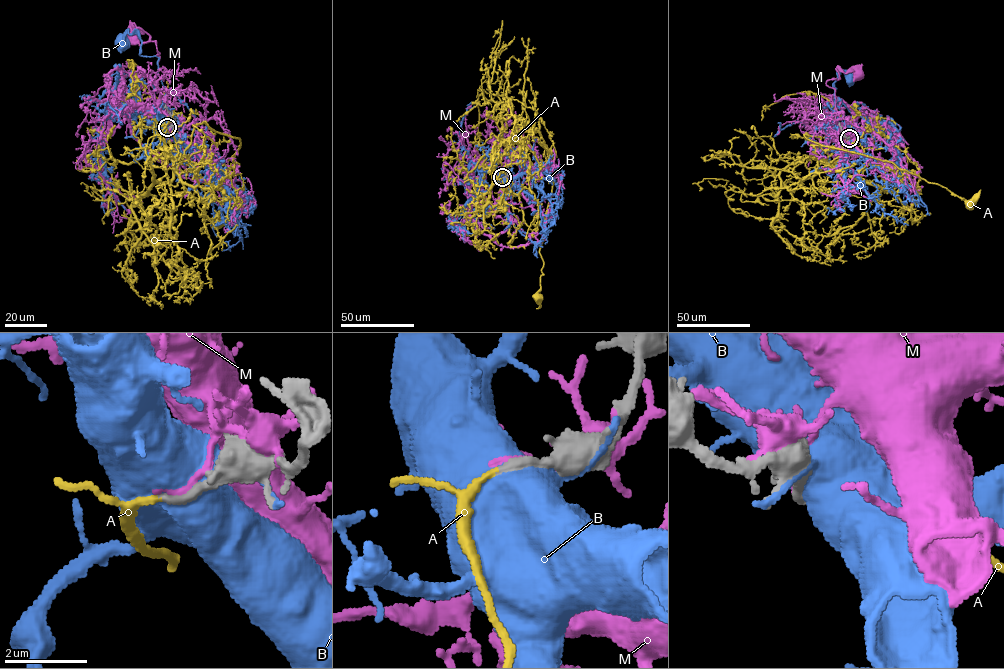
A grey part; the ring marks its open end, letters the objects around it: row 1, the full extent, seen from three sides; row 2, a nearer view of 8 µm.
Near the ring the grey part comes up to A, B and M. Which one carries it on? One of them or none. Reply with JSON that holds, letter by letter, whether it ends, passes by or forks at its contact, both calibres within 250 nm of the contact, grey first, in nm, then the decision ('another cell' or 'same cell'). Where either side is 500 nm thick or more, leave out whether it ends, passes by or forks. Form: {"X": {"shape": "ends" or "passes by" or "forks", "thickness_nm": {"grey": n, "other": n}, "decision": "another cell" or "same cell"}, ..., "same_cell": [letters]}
{"A": {"shape": "passes by", "thickness_nm": {"grey": 240, "other": 110}, "decision": "same cell"}, "B": {"thickness_nm": {"grey": 360, "other": 650}, "decision": "another cell"}, "M": {"shape": "ends", "thickness_nm": {"grey": 260, "other": 170}, "decision": "another cell"}, "same_cell": ["A"]}

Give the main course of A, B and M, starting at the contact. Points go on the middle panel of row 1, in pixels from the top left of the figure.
A: (503, 177), (506, 192), (494, 177), (492, 153), (512, 142), (521, 149), (529, 132), (553, 156), (538, 298)
B: (504, 177), (493, 166), (496, 162), (483, 162), (484, 166), (476, 168), (469, 178)
M: (503, 176), (493, 163), (495, 154), (494, 162), (486, 165), (490, 167), (481, 165), (485, 176), (478, 185)

